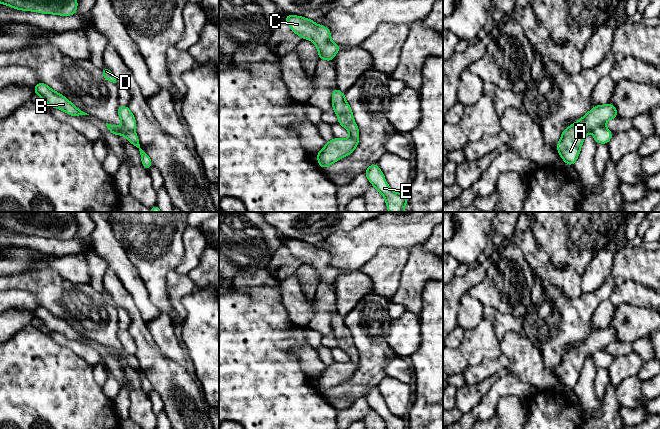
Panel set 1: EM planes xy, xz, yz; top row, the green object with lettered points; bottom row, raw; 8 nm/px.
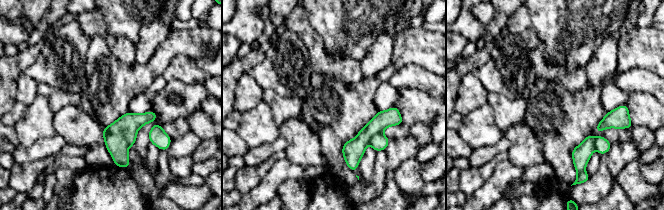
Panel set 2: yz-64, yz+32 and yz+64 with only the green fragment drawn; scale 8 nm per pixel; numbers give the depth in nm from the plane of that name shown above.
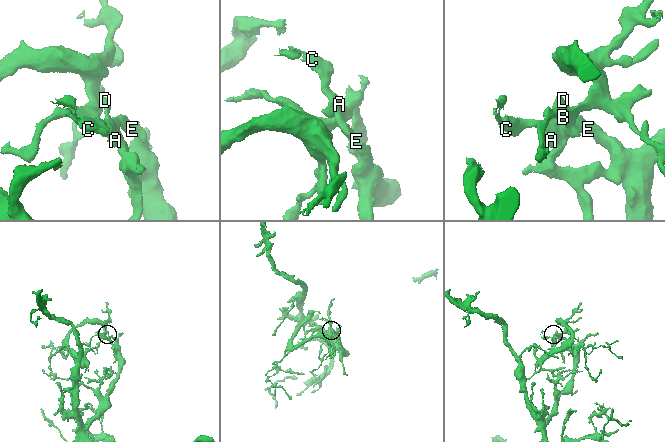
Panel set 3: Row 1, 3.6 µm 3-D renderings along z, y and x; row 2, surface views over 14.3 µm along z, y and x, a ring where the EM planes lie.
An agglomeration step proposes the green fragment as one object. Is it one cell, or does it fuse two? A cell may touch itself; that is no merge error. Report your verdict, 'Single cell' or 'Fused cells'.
Fused cells

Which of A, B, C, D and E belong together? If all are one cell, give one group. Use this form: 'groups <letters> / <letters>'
groups A C D E / B

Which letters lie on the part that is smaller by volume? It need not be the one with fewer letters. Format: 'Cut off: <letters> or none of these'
Cut off: B

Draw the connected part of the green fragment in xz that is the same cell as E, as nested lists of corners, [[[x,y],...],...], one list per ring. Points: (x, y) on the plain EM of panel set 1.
[[[371,388],[364,397],[373,411],[383,419],[387,429],[406,429],[408,427],[407,419],[394,416],[389,411],[384,398],[377,388]]]

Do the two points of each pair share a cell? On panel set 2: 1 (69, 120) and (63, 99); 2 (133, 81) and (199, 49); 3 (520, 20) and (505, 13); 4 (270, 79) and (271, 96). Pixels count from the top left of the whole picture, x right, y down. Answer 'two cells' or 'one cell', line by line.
1: two cells
2: one cell
3: two cells
4: two cells

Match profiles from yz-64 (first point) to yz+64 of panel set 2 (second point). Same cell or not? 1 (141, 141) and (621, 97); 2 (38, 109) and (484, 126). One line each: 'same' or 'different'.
1: different
2: same

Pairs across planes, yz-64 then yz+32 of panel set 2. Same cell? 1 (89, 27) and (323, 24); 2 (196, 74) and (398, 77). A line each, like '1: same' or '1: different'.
1: different
2: same

